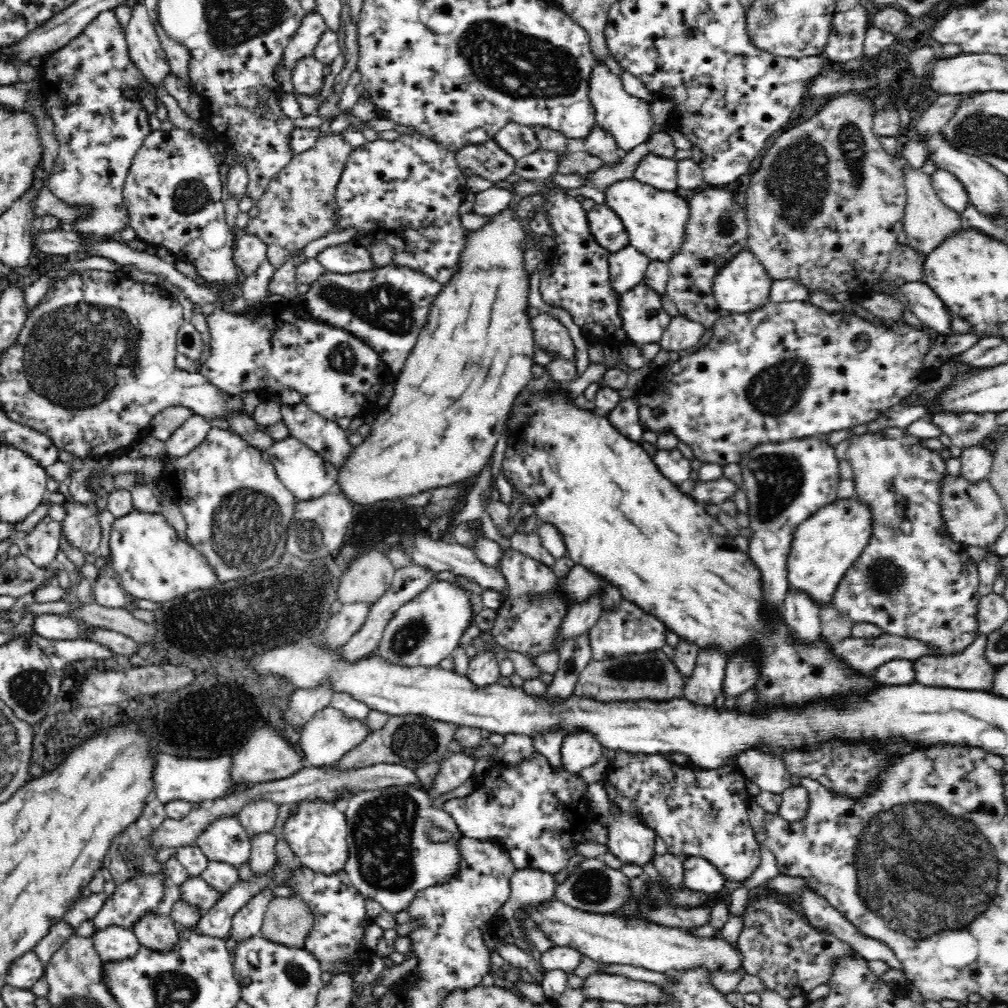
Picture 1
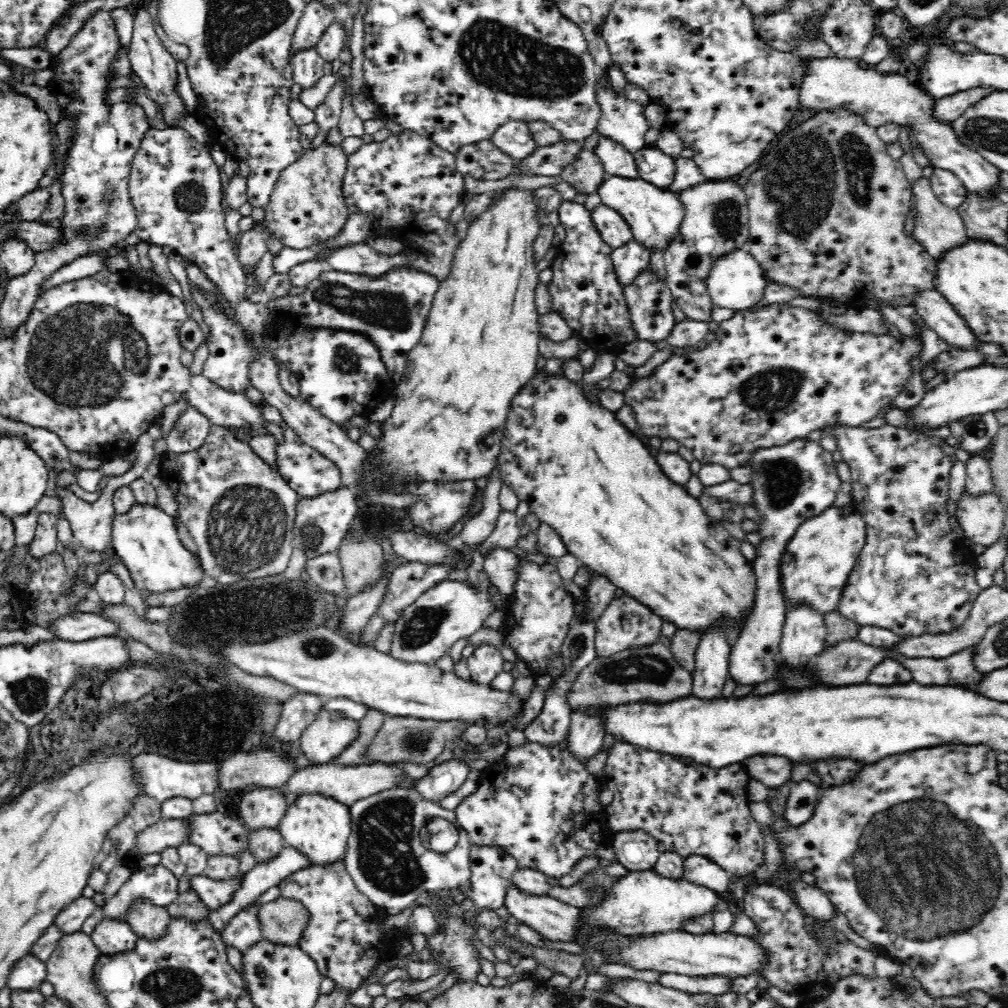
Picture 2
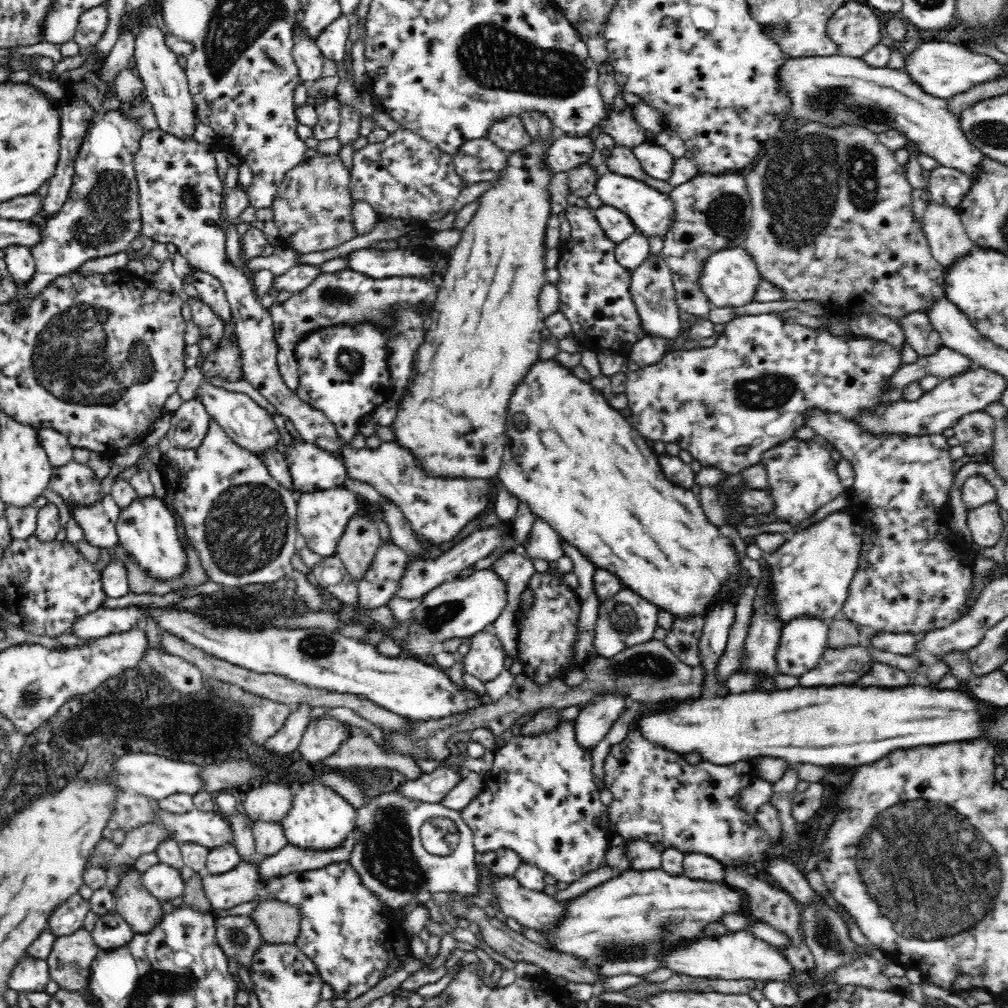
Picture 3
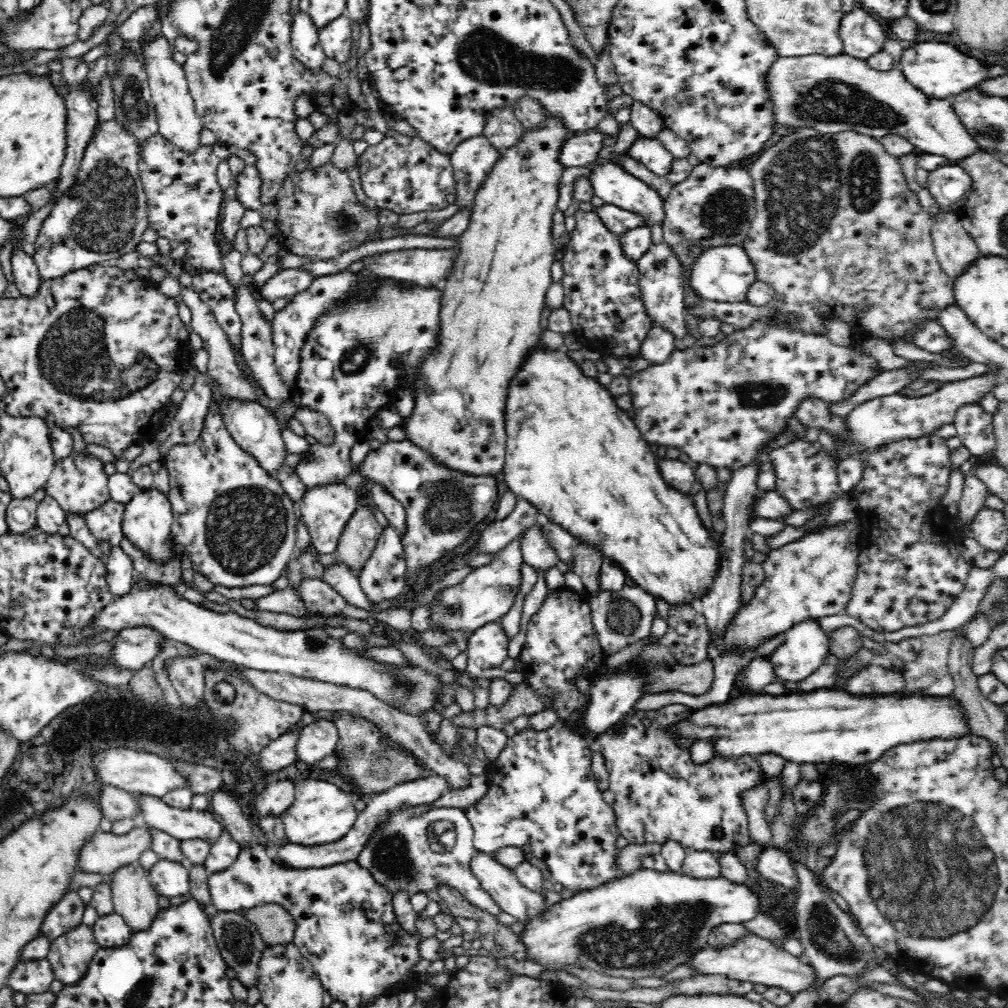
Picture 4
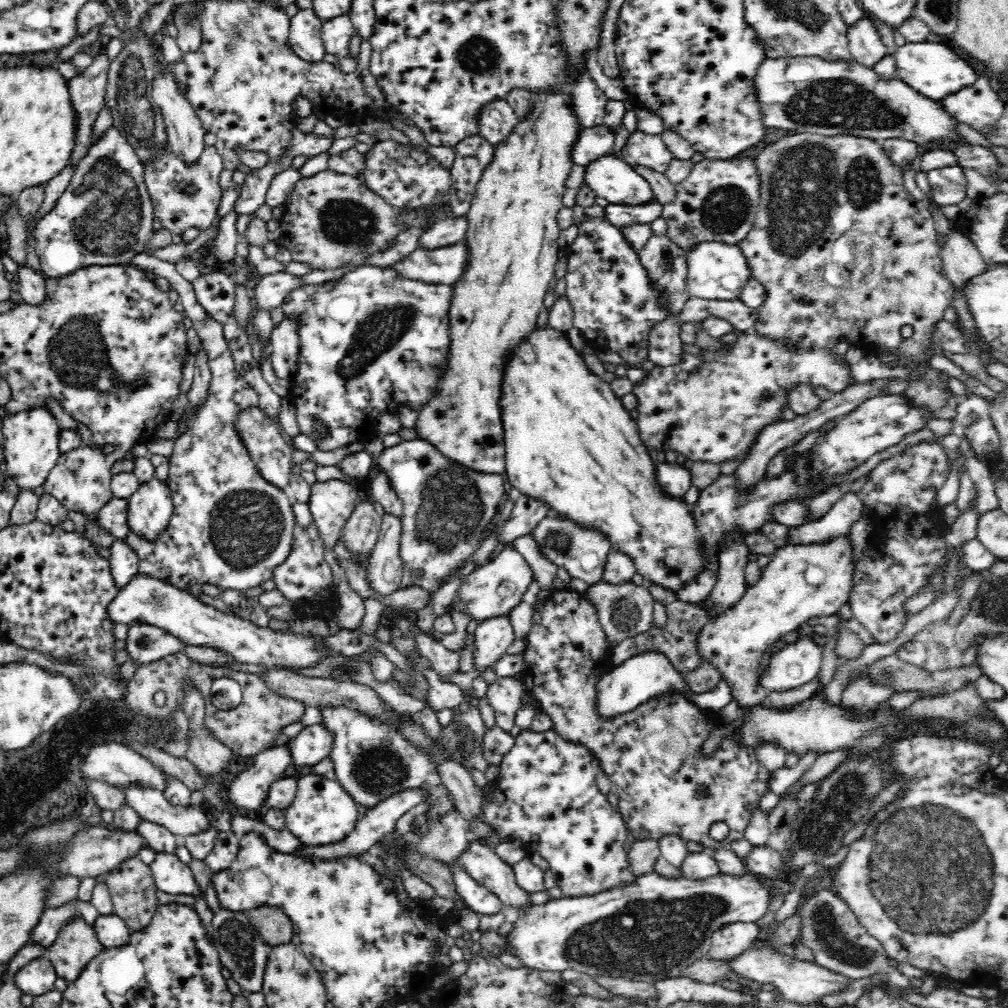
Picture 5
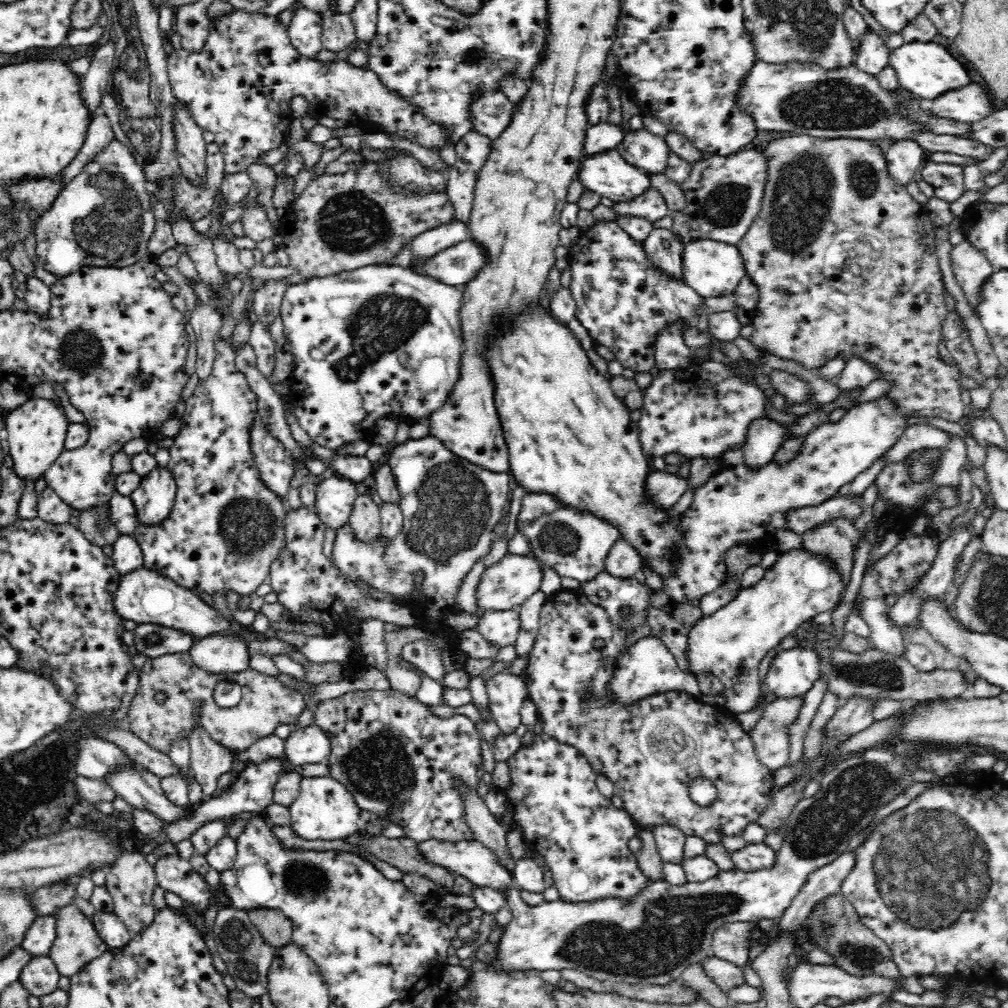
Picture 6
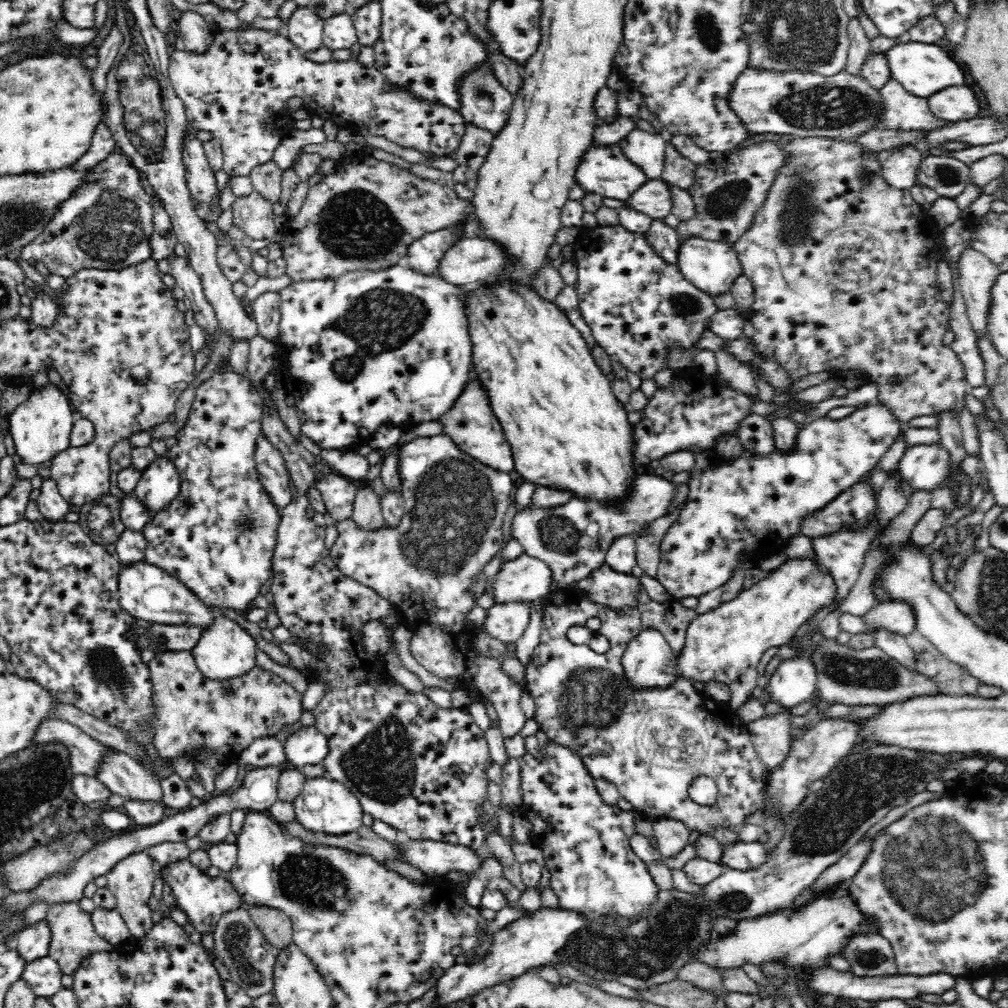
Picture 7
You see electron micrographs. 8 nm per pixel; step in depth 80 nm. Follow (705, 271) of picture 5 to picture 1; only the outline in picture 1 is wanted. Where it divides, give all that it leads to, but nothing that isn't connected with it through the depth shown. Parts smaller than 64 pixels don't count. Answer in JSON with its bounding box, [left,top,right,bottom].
[711,249,772,313]

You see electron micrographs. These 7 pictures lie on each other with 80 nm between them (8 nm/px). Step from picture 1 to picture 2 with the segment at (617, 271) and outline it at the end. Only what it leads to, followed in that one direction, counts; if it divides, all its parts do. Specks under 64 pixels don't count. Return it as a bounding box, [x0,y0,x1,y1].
[612,239,650,286]

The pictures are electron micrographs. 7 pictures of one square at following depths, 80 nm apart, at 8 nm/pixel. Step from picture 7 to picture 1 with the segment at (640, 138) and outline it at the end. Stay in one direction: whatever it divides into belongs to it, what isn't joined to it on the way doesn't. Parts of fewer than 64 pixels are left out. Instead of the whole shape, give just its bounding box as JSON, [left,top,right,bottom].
[633,152,678,191]

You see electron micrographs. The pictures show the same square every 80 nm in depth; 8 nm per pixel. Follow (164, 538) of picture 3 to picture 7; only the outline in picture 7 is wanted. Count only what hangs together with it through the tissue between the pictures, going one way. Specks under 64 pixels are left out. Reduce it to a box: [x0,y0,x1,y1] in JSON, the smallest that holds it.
[134,455,180,514]

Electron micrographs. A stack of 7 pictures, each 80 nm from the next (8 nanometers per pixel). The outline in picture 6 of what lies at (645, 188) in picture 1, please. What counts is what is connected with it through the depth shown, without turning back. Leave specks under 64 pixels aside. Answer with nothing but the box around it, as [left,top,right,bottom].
[577,148,651,203]

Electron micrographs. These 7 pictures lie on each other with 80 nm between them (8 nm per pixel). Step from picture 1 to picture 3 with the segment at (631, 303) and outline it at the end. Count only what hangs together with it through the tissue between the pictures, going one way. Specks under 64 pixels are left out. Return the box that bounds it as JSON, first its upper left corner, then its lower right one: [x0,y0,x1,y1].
[631,253,684,338]

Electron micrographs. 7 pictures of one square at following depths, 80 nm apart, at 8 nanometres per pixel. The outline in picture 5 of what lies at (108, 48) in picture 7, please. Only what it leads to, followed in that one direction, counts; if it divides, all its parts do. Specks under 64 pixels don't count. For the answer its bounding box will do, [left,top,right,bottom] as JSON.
[68,50,110,164]

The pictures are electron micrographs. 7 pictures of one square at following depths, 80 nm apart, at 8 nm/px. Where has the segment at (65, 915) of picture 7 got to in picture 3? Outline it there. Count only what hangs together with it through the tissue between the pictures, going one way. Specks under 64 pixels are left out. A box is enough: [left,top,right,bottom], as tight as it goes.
[47,926,100,990]

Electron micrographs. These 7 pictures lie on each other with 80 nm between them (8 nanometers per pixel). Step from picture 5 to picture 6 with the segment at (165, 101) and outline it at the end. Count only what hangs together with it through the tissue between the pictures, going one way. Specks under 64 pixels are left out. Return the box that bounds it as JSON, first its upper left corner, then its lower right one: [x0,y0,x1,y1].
[174,102,208,188]

